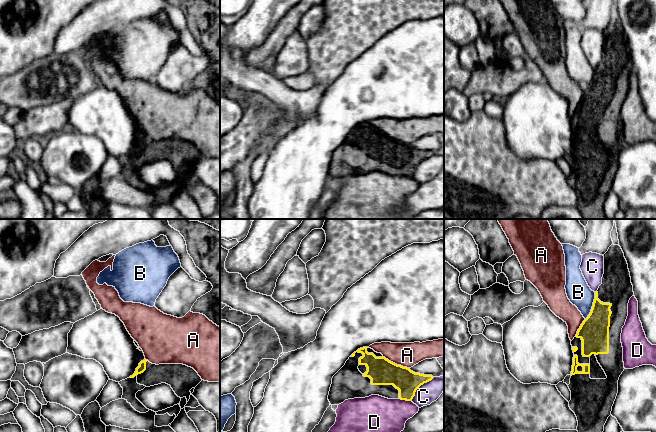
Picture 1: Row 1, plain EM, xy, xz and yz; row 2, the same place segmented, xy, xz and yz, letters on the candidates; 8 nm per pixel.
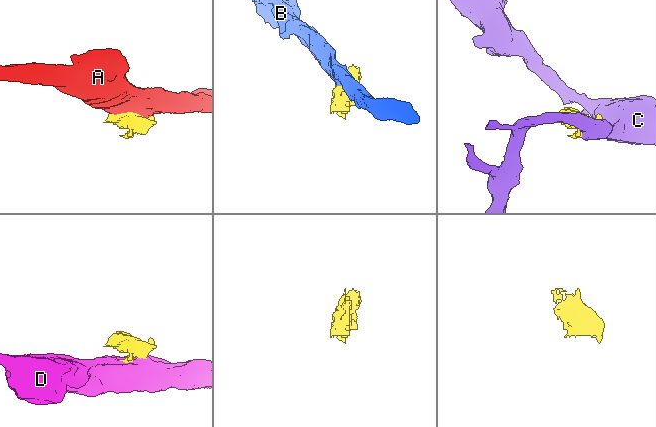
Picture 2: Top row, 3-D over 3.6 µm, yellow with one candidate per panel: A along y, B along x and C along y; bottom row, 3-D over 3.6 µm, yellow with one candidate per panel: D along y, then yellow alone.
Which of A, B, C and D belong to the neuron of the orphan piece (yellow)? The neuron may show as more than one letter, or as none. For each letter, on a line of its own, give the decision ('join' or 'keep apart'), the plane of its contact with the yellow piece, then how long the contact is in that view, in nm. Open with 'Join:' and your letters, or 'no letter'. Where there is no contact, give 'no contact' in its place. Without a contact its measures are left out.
Join: no letter
A: keep apart; meets yellow in xz; contact 240 nm long
B: keep apart; meets yellow in yz; contact 240 nm long
C: keep apart; meets yellow in xz; contact 260 nm long
D: keep apart; meets yellow in xz; contact 110 nm long

